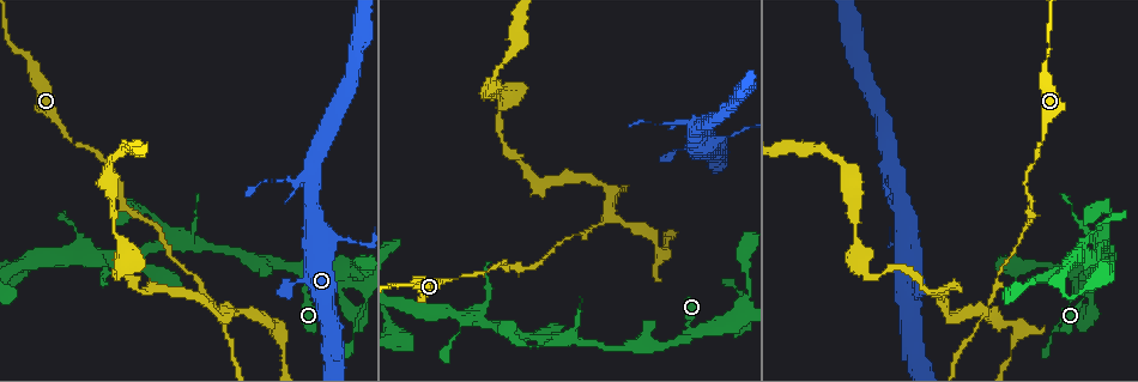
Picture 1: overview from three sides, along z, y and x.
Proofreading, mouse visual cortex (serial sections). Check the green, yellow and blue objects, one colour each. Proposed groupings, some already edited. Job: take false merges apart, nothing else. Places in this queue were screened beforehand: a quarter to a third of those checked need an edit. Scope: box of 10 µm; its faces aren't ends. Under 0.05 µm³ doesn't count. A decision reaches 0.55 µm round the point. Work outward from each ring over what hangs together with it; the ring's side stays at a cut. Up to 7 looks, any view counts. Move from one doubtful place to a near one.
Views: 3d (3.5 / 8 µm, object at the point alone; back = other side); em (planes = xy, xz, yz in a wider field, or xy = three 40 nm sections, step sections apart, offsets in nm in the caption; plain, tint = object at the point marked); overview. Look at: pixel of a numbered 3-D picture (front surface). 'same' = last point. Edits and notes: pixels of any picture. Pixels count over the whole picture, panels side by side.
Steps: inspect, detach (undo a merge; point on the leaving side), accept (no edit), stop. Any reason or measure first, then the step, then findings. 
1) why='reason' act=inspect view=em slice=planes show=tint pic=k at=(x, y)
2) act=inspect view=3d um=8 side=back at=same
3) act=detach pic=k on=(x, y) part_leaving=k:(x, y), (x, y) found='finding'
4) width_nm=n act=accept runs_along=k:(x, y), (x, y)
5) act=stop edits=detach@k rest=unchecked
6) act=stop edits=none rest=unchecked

why='three-way junction' act=inspect view=3d um=3.5 pic=1 at=(688, 331)

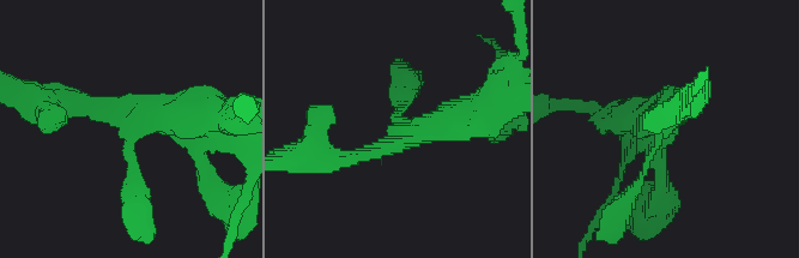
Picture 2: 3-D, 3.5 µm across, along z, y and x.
arms=3 arm_widths_nm=150,200,400 act=inspect view=em slice=xy step=2 show=tint pic=2 at=(131, 130)

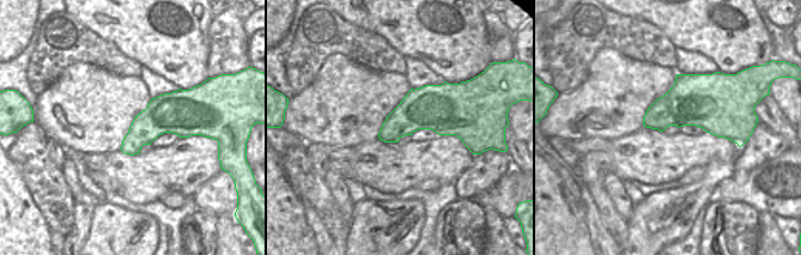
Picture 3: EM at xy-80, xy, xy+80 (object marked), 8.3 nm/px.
why='another direction' act=inspect view=em slice=xy step=3 show=tint at=same

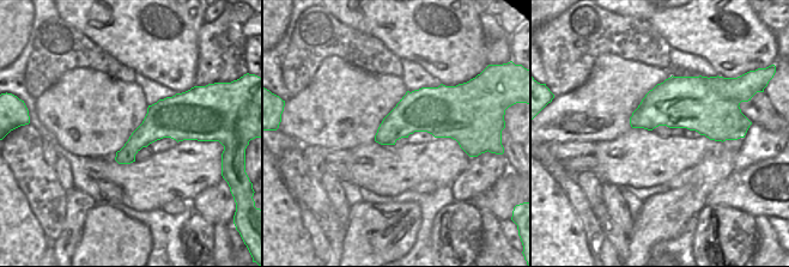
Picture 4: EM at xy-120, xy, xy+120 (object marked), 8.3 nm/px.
act=accept runs_along=2:(628, 196), (661, 133), (695, 100) found='one cell here'

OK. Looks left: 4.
why='thin arm on a thick one' act=inspect view=3d um=3.5 pic=1 at=(900, 236)

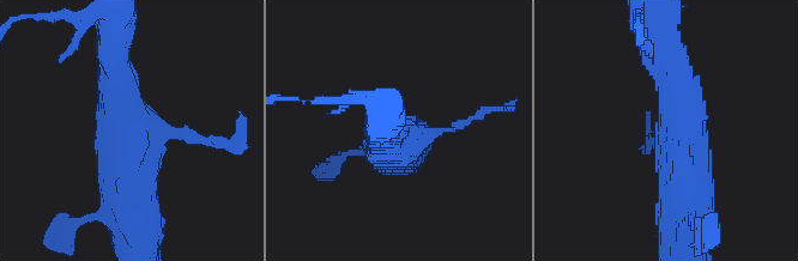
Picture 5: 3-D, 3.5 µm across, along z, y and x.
arms=3 arm_widths_nm=100,450,700 act=inspect view=em slice=xy step=1 show=tint pic=5 at=(151, 130)

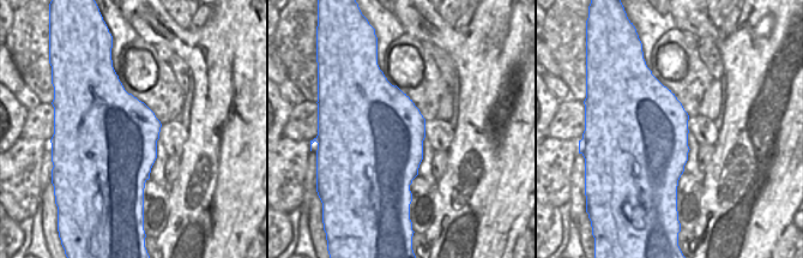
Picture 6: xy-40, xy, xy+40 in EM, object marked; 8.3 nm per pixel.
act=accept runs_along=5:(689, 217), (683, 92), (665, 59) found='all the same cell'

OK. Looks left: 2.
why='three-way junction' act=inspect view=3d um=3.5 pic=1 at=(1099, 253)

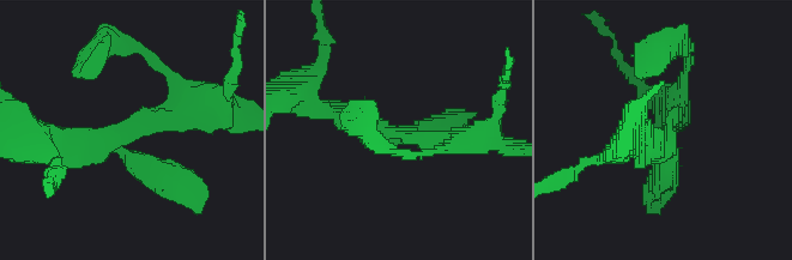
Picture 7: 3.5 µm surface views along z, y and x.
arms=3 arm_widths_nm=250,250,300 why='shape alone is not enough' act=inspect view=em slice=xy step=5 show=tint pic=7 at=(665, 136)

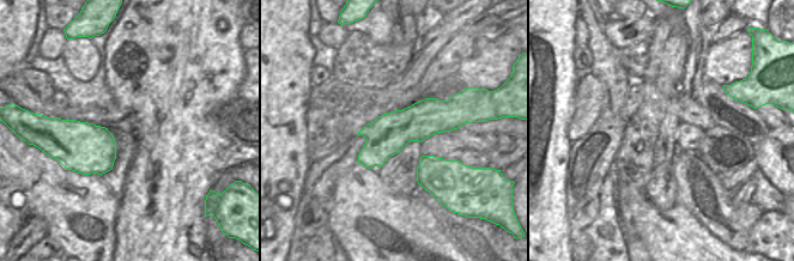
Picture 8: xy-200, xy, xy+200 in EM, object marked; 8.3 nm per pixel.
act=accept runs_along=7:(453, 140), (387, 134), (307, 101) found='one cell here'

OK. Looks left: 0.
act=stop edits=none rest=unchecked

